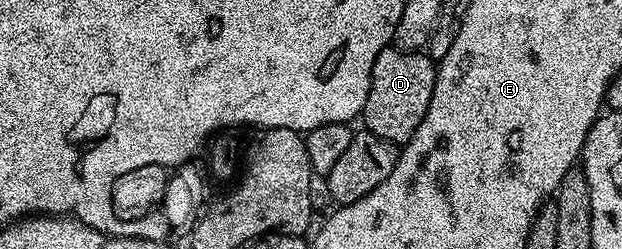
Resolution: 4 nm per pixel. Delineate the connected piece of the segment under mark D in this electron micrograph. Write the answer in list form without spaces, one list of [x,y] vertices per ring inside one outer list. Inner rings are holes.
[[[394,45],[383,50],[377,61],[373,61],[369,97],[365,97],[361,116],[362,126],[390,143],[408,143],[429,109],[436,70],[431,56],[423,51],[402,51]]]

